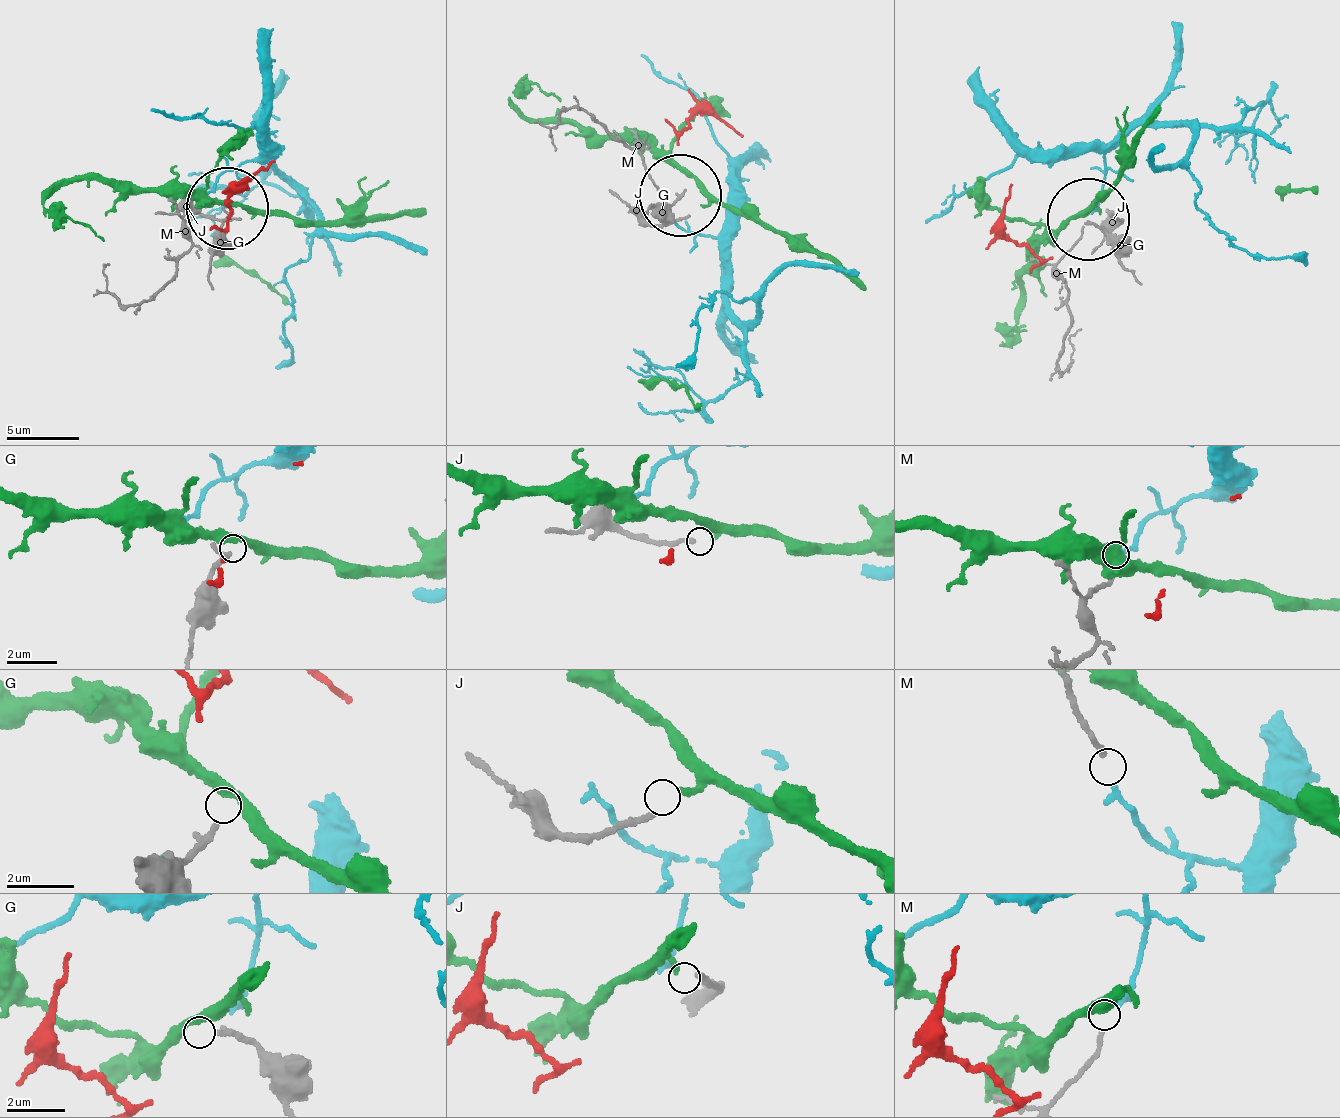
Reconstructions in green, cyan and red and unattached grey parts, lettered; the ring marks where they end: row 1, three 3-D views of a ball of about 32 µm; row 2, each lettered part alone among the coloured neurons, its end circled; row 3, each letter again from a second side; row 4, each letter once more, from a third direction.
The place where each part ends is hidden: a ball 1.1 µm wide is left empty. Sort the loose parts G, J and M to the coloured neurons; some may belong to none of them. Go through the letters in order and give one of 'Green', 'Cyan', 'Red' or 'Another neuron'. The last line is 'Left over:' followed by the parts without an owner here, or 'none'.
G: Another neuron
J: Green
M: Cyan
Left over: G

